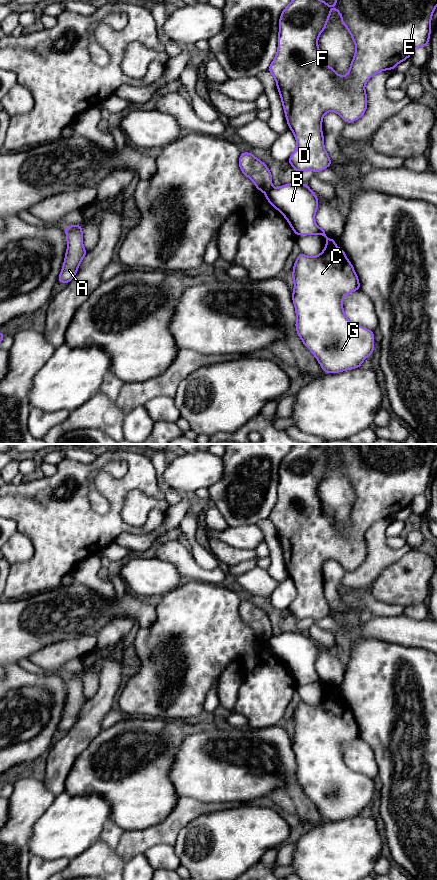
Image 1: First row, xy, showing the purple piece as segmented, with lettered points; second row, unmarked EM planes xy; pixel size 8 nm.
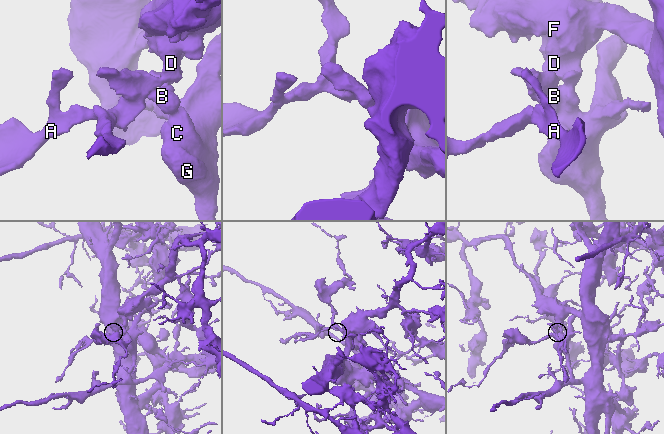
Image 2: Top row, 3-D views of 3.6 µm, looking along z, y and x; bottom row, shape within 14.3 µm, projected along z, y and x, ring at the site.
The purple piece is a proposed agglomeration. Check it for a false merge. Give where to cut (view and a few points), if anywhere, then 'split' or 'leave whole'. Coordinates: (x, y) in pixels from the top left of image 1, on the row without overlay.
cut in xy along (272, 635), (265, 640); split

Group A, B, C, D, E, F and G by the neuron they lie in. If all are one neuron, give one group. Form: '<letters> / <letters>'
A D E F / B C G

